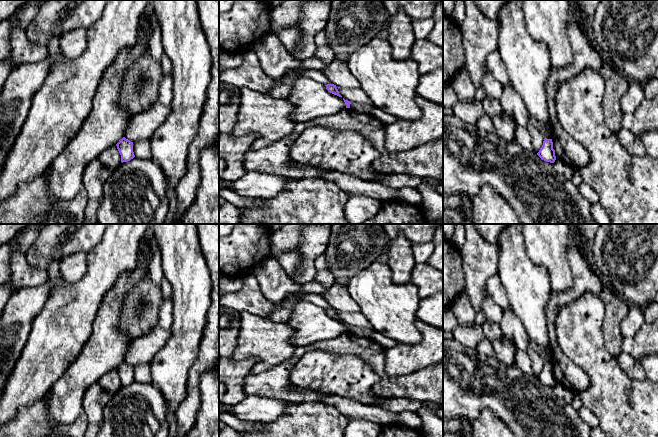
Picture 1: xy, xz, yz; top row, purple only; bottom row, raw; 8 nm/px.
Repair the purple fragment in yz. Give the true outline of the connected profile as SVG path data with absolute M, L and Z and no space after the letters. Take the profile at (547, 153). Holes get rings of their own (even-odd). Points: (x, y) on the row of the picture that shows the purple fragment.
M545 138L543 145L537 155L544 161L554 163L556 160L555 150L553 149L552 139Z

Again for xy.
M123 137L116 144L117 149L121 155L121 162L128 162L135 157L133 152L133 142Z

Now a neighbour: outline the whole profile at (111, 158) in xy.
M111 146L104 150L99 156L98 159L103 163L107 168L114 170L116 169L121 162L121 155L117 149L117 146Z

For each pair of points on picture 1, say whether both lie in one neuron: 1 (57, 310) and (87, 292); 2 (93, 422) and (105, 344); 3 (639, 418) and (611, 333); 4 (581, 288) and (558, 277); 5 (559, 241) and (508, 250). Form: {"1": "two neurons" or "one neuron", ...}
{"1": "one neuron", "2": "two neurons", "3": "two neurons", "4": "two neurons", "5": "two neurons"}

